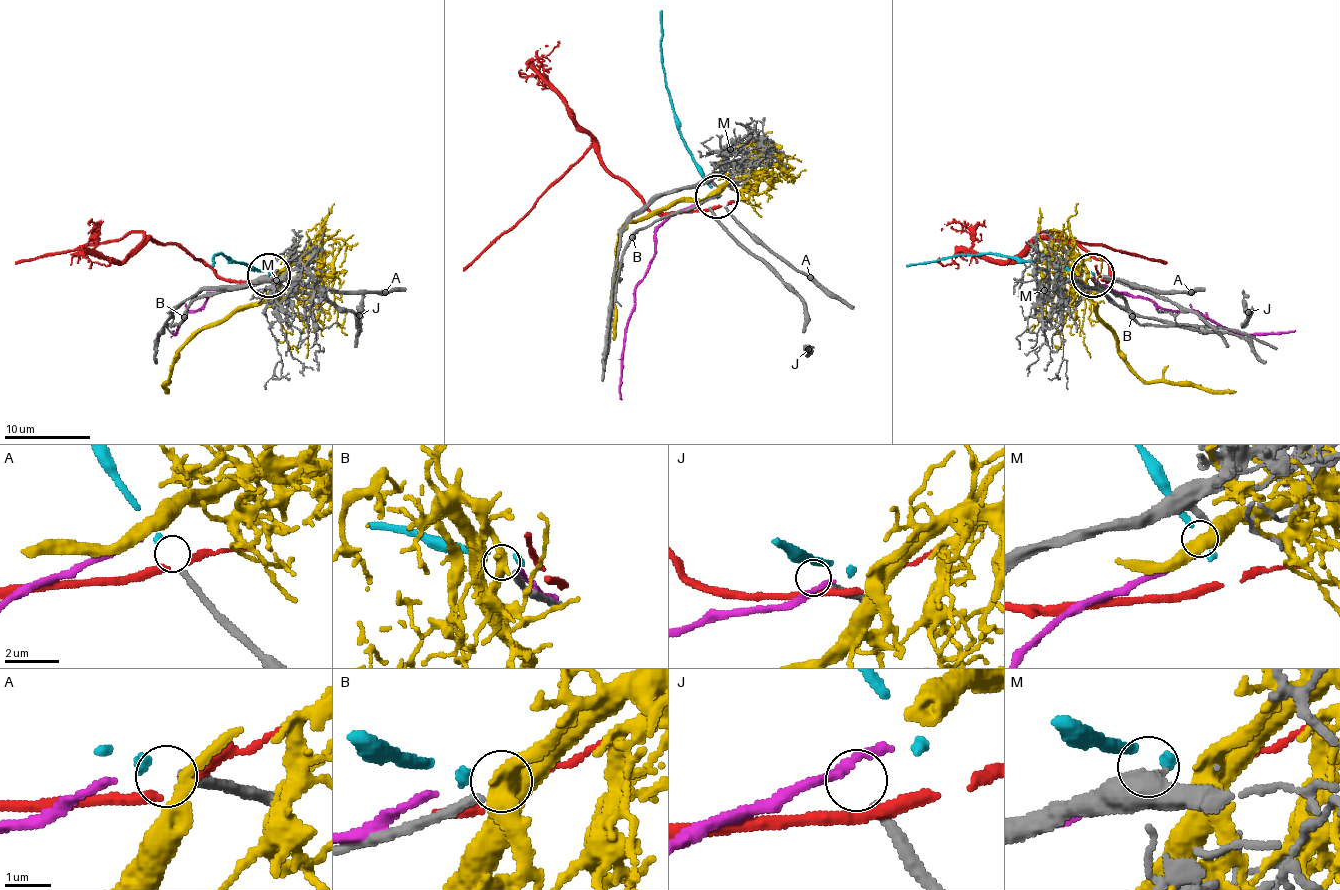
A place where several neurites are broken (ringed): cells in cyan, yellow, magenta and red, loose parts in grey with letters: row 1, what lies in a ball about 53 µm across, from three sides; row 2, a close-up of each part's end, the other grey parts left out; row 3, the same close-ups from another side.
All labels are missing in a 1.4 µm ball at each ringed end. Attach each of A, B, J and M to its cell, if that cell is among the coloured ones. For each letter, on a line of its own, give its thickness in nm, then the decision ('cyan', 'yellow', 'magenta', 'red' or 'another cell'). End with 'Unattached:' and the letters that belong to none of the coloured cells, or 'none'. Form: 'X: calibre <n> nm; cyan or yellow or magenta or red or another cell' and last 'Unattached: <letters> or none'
A: calibre 240 nm; cyan
B: calibre 190 nm; yellow
J: calibre 260 nm; another cell
M: calibre 200 nm; magenta
Unattached: J

